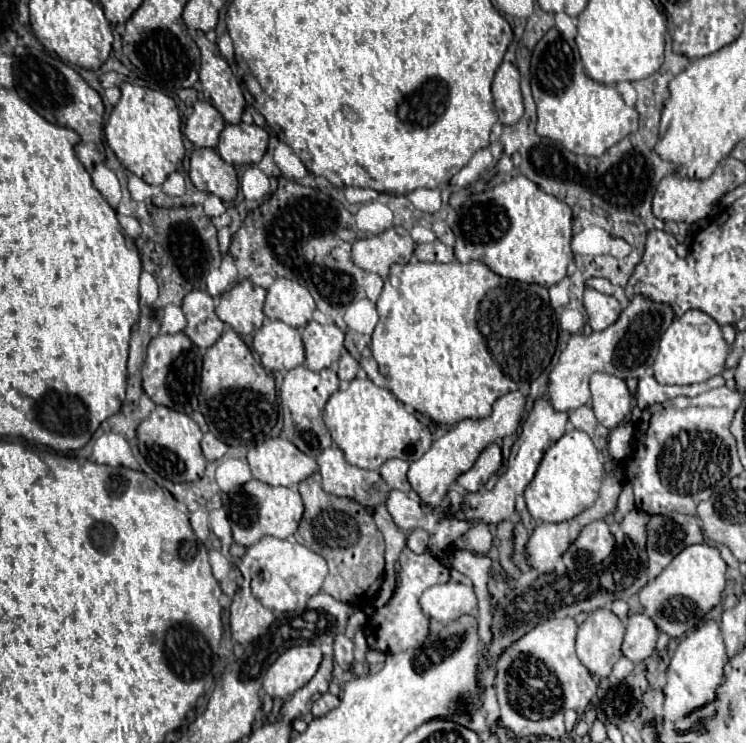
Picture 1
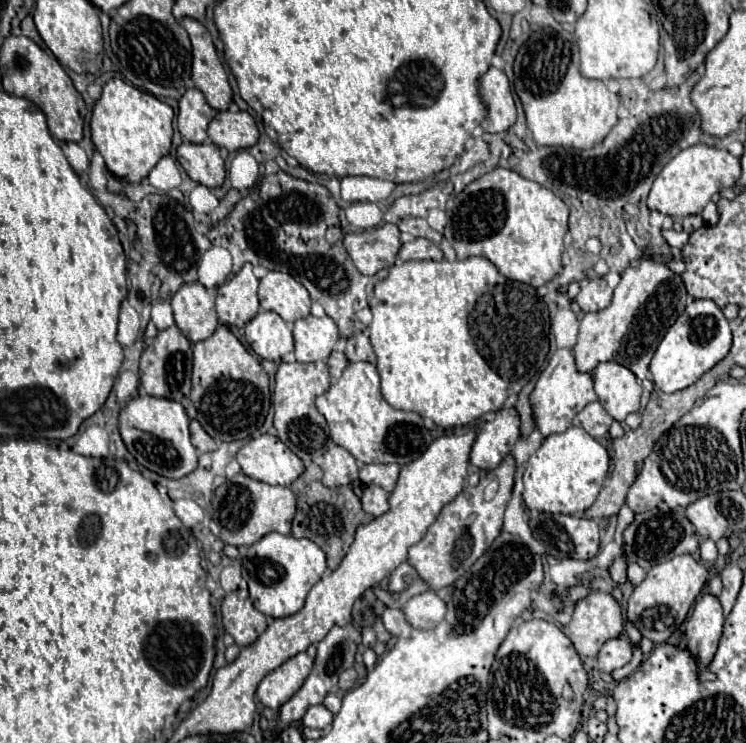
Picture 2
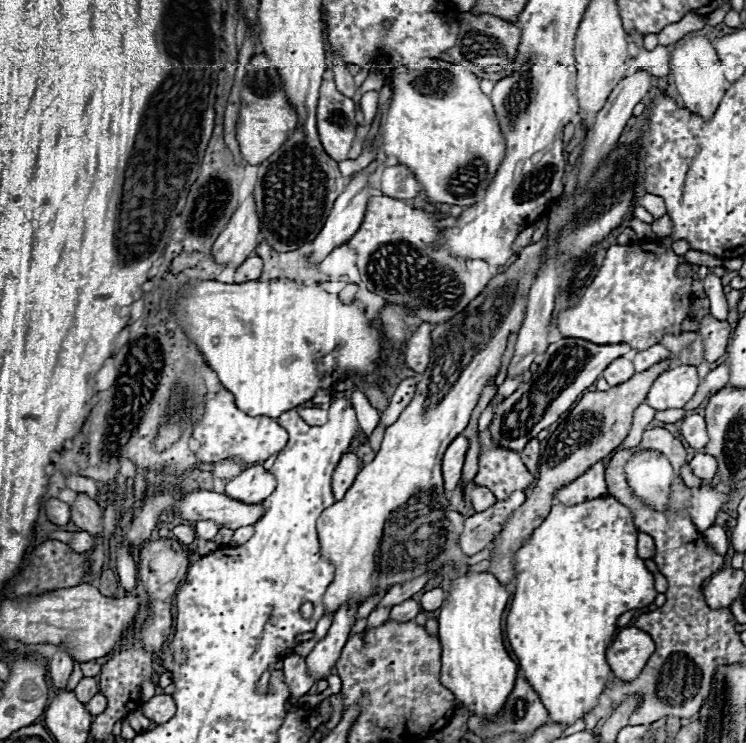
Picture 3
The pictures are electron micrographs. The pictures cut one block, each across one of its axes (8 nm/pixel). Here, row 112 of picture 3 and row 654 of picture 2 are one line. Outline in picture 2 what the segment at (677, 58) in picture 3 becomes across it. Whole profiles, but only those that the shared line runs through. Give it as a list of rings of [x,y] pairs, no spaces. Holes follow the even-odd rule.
[[[712,594],[700,596],[694,604],[692,614],[686,620],[686,636],[688,636],[688,650],[698,658],[702,680],[714,678],[714,674],[710,674],[706,666],[716,654],[722,636],[722,624],[724,614],[718,598]]]

